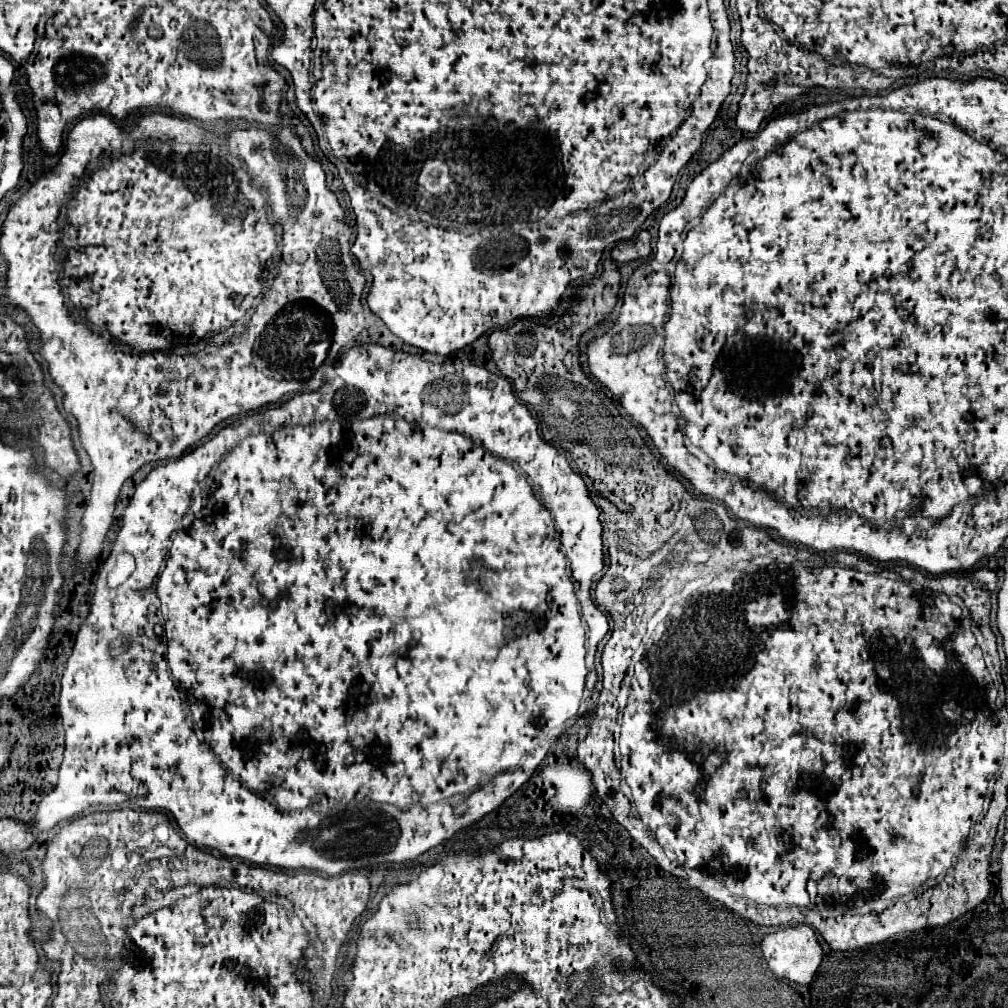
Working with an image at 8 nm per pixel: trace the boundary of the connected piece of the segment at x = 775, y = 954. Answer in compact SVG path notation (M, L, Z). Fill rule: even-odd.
M808 925L786 927L782 931L768 934L762 939L760 948L768 967L772 969L772 973L776 977L794 981L794 983L802 983L802 985L812 983L812 979L822 963L822 947L816 939L816 933Z

